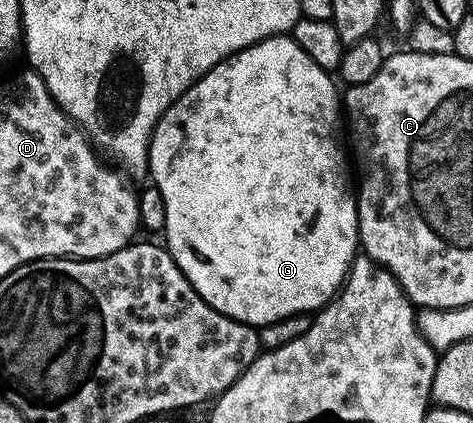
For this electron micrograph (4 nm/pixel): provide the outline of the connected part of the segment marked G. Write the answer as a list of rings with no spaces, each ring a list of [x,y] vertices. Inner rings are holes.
[[[272,36],[263,38],[260,42],[254,42],[251,46],[245,47],[244,50],[237,51],[236,54],[230,54],[223,62],[218,62],[208,74],[203,74],[192,86],[187,89],[180,98],[175,101],[172,106],[162,114],[159,122],[155,125],[154,132],[151,133],[151,148],[149,151],[149,175],[150,181],[161,192],[161,196],[165,200],[165,235],[167,234],[166,249],[171,251],[173,260],[181,268],[181,272],[189,280],[189,284],[193,284],[193,288],[206,300],[206,302],[217,312],[221,312],[225,316],[229,316],[233,320],[243,322],[247,326],[260,327],[270,322],[281,320],[285,316],[293,316],[294,314],[311,314],[318,312],[339,293],[350,270],[352,262],[357,257],[357,251],[360,249],[359,244],[359,207],[357,198],[353,190],[353,182],[347,179],[347,154],[343,151],[343,142],[339,139],[339,118],[341,122],[341,94],[335,91],[336,79],[332,77],[328,71],[320,68],[317,64],[313,64],[313,60],[309,60],[309,56],[305,54],[302,48],[295,43],[294,37],[291,36]]]

